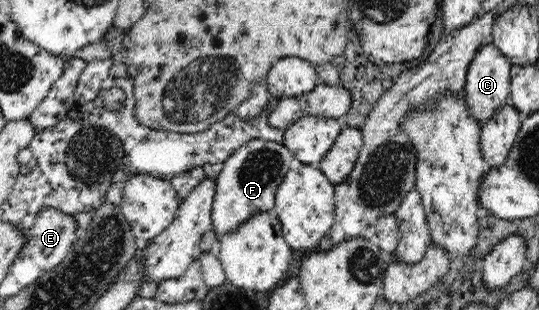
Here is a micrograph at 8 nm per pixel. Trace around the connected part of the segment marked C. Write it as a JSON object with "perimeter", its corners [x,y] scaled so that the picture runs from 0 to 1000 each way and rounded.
{"perimeter":[[[917,145],[892,152],[889,171],[885,171],[878,200],[874,200],[865,245],[865,274],[859,287],[859,316],[863,316],[868,358],[876,374],[874,381],[889,400],[889,413],[898,397],[904,397],[907,381],[918,377],[918,365],[929,358],[937,345],[935,339],[948,335],[944,313],[948,223],[948,200]]]}

